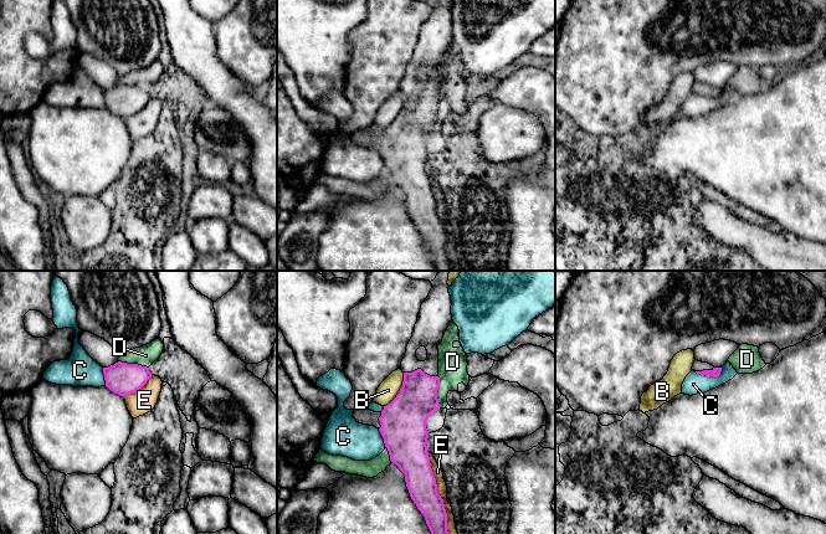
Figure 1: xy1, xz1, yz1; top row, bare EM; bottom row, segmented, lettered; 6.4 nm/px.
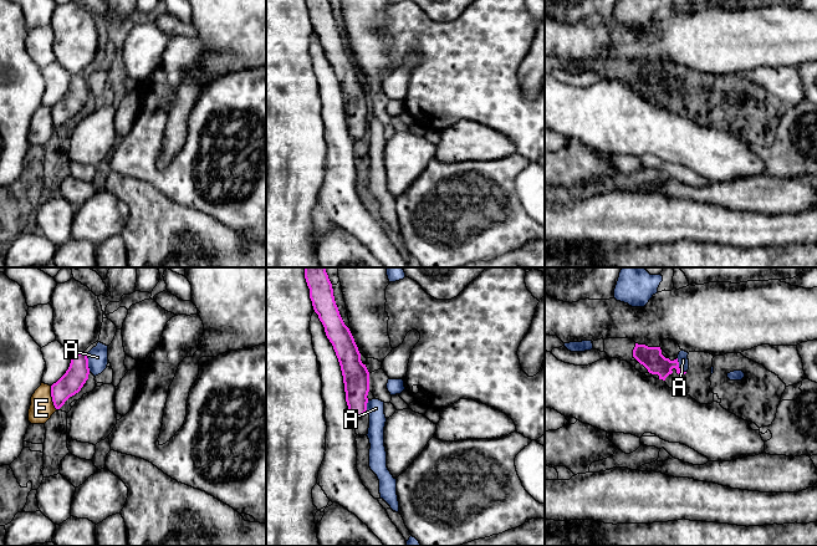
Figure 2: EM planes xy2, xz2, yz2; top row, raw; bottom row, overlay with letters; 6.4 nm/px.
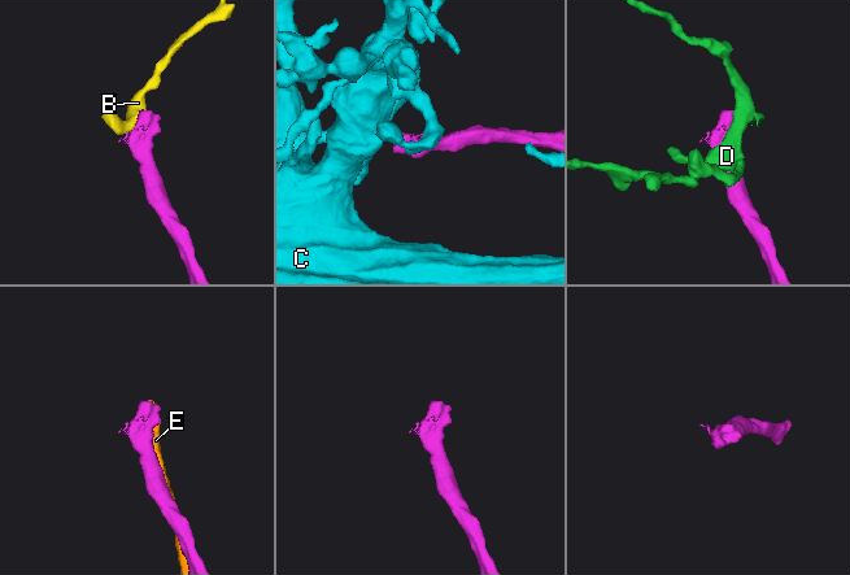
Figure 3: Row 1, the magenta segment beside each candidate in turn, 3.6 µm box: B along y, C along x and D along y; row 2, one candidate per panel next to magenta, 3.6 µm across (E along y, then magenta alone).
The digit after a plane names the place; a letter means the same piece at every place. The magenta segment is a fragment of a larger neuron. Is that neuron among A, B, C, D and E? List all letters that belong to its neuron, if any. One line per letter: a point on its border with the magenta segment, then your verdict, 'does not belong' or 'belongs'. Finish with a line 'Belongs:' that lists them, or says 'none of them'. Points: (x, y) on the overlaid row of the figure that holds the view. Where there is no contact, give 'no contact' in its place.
A: xy2 (87, 363) | does not belong
B: xz1 (400, 390) | does not belong
C: yz1 (709, 375) | does not belong
D: xz1 (436, 393) | does not belong
E: xz1 (437, 493) | does not belong
Belongs: none of them

